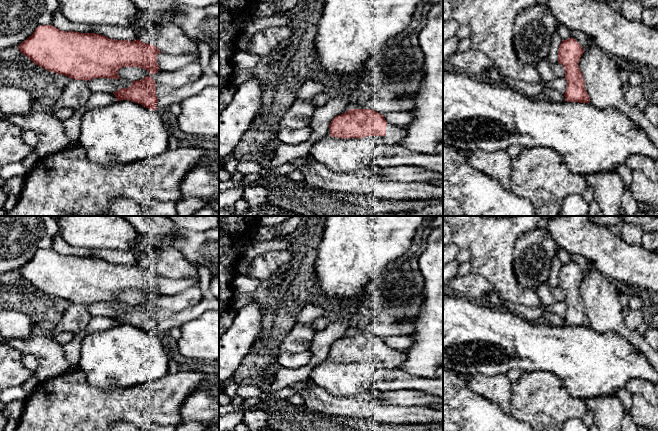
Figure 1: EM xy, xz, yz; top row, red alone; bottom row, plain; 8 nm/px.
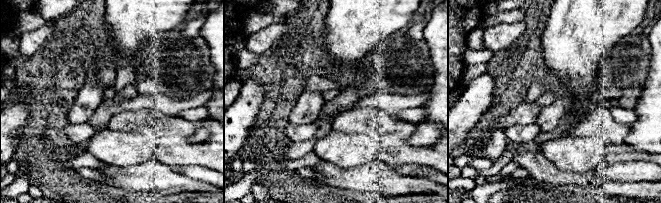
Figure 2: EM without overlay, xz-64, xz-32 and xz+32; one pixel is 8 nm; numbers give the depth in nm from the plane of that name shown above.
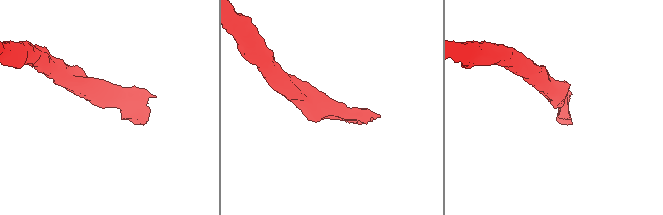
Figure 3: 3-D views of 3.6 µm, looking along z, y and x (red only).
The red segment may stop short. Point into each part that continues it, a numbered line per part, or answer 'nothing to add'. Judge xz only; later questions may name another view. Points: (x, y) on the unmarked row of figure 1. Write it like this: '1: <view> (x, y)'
1: xz (389, 376)

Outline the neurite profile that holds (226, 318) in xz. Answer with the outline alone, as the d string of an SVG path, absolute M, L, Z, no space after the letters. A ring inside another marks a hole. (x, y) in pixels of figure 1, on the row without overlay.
M230 307L219 315L219 339L222 334L232 325L236 313L237 311Z

